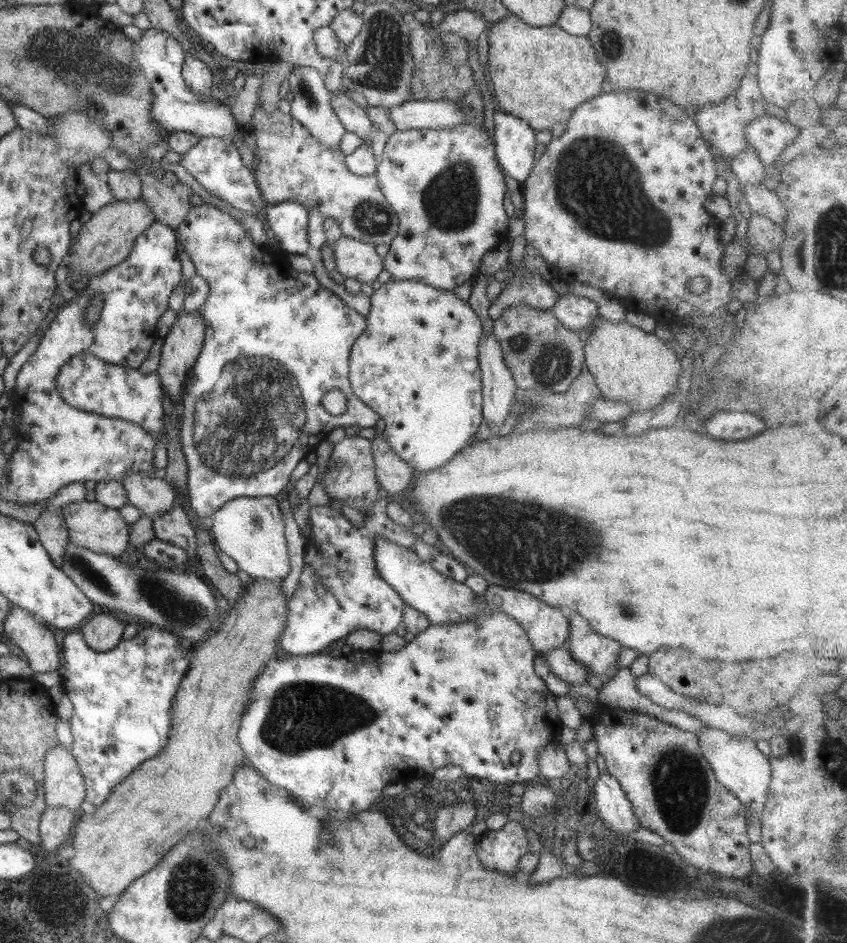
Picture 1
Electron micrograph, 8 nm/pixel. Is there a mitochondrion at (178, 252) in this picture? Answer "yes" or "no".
no

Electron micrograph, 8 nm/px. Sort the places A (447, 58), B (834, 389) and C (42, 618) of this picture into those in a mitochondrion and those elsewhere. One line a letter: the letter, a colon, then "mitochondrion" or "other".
A: other
B: other
C: other

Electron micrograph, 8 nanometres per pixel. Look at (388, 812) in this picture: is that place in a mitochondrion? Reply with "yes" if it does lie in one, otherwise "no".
no

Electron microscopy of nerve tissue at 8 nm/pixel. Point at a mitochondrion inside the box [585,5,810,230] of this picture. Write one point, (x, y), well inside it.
(612, 43)

